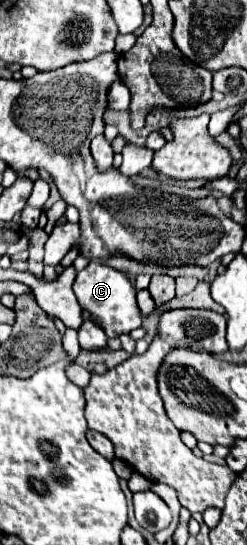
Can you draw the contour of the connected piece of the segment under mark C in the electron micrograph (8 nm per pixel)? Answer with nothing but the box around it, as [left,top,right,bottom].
[73,262,141,338]

